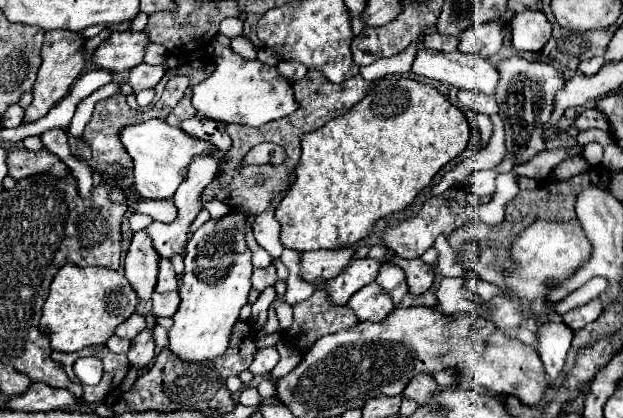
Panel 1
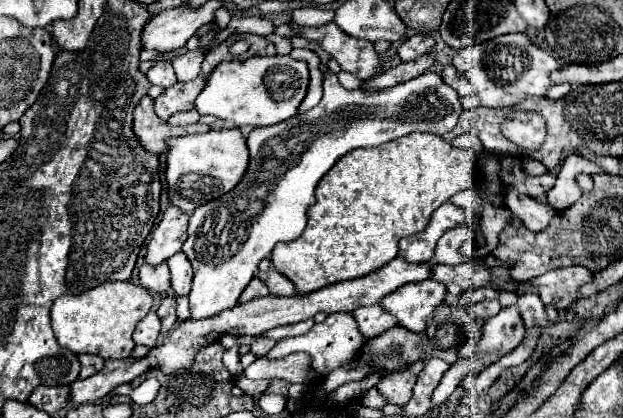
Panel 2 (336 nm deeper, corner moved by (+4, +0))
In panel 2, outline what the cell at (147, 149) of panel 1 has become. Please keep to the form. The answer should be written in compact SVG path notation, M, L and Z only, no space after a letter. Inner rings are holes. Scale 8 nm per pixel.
M239 128L209 130L205 134L193 134L169 140L167 154L167 186L169 200L183 212L191 214L205 202L211 202L229 190L233 190L249 166L247 138Z

